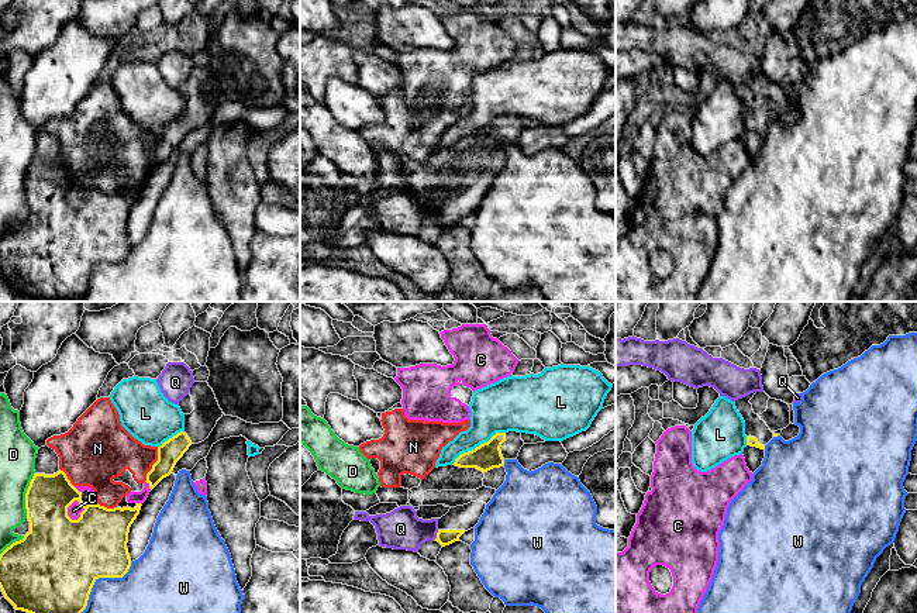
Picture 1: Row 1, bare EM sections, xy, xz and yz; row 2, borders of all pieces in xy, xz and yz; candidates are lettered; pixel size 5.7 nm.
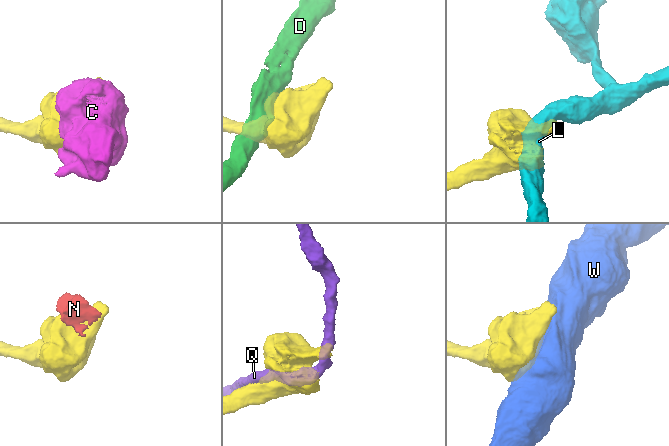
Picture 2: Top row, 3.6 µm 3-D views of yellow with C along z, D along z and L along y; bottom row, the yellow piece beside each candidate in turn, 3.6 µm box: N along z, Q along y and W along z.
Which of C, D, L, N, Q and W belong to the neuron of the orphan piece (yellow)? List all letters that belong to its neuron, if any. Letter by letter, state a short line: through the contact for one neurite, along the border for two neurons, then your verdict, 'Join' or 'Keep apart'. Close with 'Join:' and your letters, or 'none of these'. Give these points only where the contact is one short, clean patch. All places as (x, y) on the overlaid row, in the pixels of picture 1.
C: Keep apart
D: Keep apart
L: Line: xz (504, 431), (496, 431), (486, 441), (464, 451), (451, 464). Keep apart
N: Keep apart
Q: Keep apart
W: Keep apart
Join: none of these

